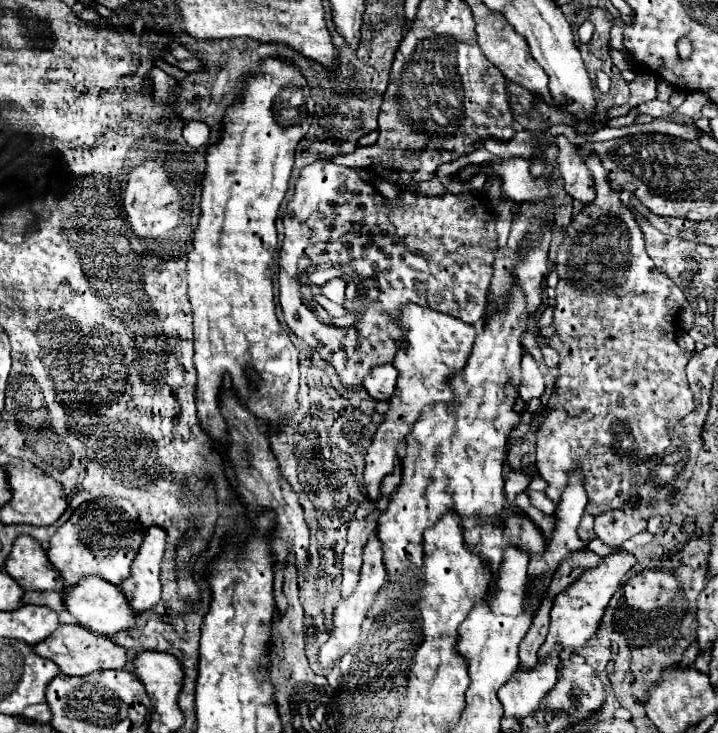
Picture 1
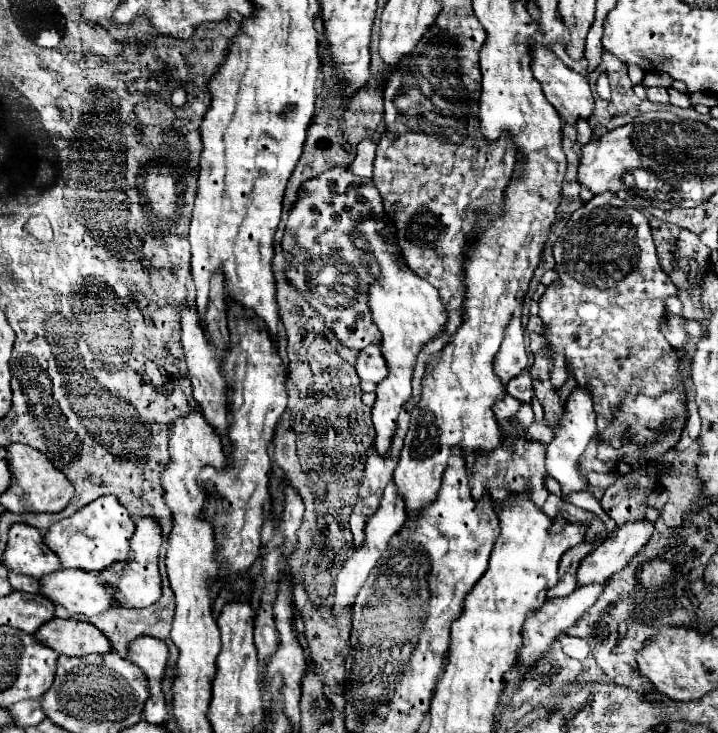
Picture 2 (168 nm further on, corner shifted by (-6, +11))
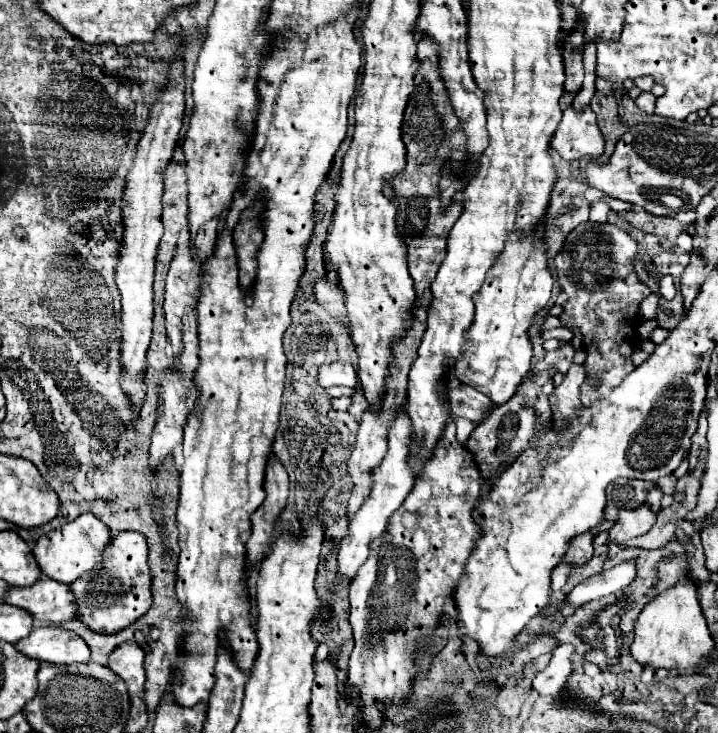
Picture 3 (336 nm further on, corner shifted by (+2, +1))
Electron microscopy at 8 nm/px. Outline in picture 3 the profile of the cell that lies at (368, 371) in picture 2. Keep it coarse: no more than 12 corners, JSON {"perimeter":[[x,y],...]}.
{"perimeter":[[323,363],[317,369],[321,387],[355,387],[349,363]]}

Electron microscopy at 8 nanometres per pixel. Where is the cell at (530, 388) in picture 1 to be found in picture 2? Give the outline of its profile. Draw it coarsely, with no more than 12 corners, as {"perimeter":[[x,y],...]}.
{"perimeter":[[513,317],[495,369],[505,385],[527,369],[525,335]]}

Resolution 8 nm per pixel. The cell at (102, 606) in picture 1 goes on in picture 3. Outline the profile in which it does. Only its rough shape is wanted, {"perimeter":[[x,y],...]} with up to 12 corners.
{"perimeter":[[49,577],[3,599],[39,621],[73,619],[73,593]]}

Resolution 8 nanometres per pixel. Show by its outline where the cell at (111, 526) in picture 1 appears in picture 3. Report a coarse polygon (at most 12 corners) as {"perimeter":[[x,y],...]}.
{"perimeter":[[85,513],[39,537],[43,575],[67,585],[101,563],[109,527]]}

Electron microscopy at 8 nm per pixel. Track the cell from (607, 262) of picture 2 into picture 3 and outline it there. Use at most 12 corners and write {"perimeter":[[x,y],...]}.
{"perimeter":[[609,223],[567,235],[555,257],[569,295],[583,331],[581,402],[633,371],[633,315],[651,293],[639,245]]}

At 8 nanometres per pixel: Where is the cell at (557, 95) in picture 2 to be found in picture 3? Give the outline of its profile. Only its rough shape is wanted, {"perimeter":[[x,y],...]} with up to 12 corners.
{"perimeter":[[569,107],[551,139],[565,161],[601,157],[593,111]]}

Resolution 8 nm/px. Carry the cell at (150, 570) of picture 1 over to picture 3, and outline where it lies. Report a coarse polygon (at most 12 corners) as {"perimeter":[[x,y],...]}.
{"perimeter":[[123,531],[69,587],[77,619],[111,635],[151,607],[145,537]]}

